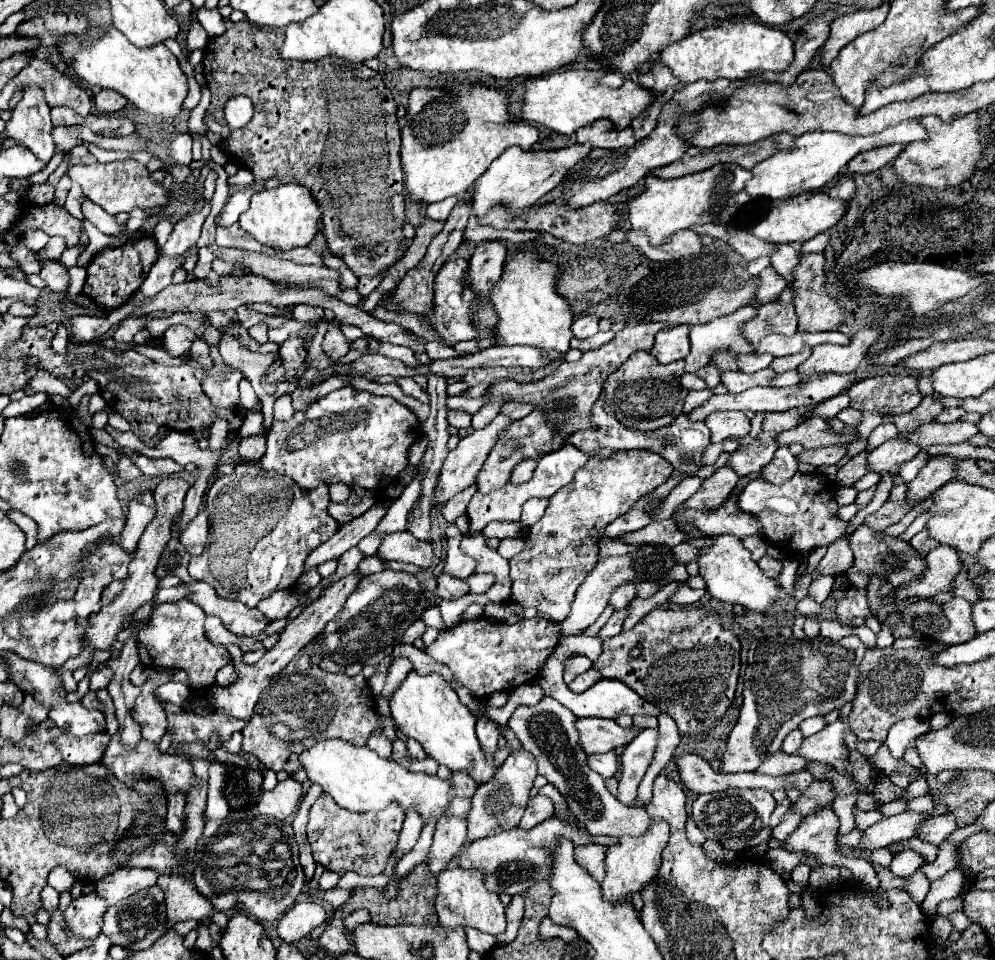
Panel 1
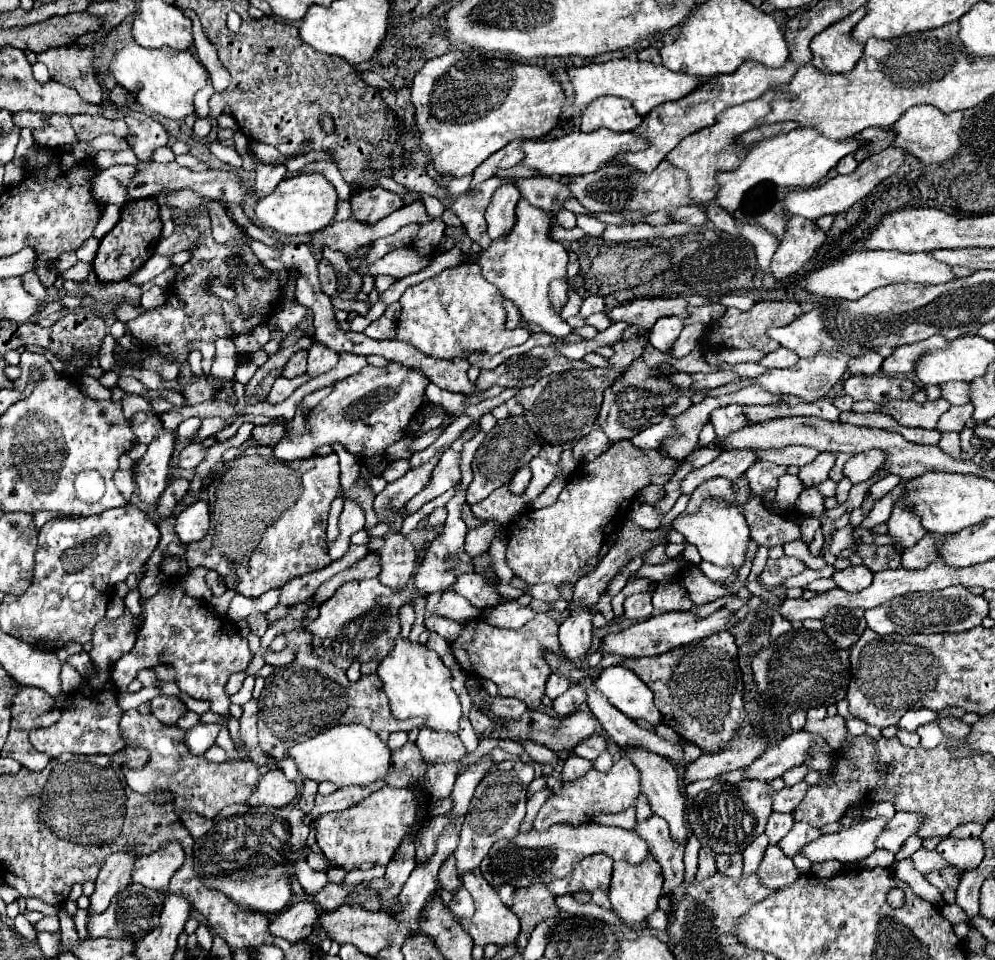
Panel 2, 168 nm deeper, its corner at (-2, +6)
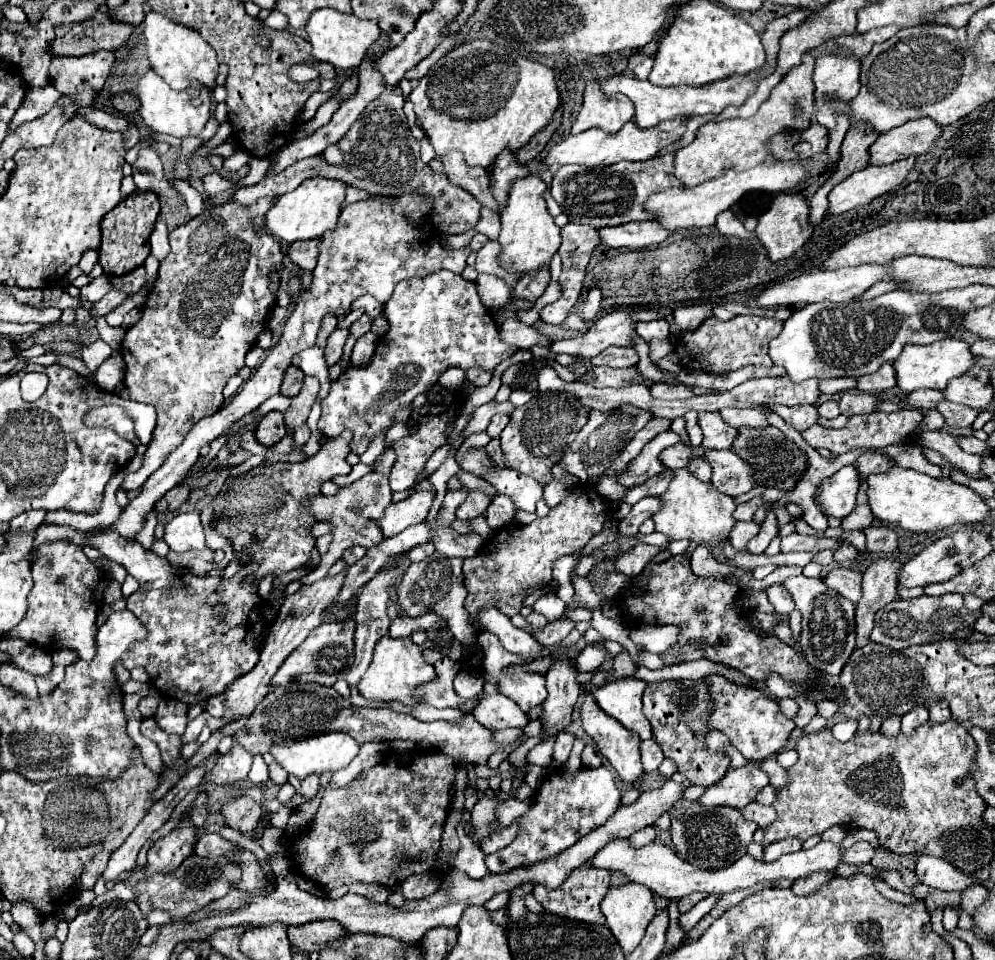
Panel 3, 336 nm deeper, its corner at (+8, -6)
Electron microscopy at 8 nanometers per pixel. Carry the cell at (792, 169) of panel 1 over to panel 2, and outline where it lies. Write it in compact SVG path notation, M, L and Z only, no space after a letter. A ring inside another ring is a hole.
M795 128L787 134L779 134L775 138L763 140L753 146L753 150L747 154L747 158L737 170L717 174L717 182L721 188L719 188L715 202L727 212L735 212L743 200L743 194L761 182L771 182L781 188L809 188L821 178L825 178L825 174L843 156L855 152L863 144L867 144L867 140L851 140L851 142L831 140L813 128Z

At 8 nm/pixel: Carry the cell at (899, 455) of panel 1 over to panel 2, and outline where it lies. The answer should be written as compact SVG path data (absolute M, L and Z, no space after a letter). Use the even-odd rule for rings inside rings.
M867 450L861 454L855 454L843 468L843 474L853 482L865 482L869 480L879 468L883 468L883 462L887 456L883 456L883 450Z

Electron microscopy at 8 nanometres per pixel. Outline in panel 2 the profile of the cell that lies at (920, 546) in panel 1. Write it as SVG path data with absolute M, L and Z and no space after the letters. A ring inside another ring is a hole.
M925 534L925 538L921 538L915 546L907 546L907 550L901 552L901 566L915 570L915 568L925 568L927 564L931 564L935 558L939 556L939 548L933 540L933 534Z

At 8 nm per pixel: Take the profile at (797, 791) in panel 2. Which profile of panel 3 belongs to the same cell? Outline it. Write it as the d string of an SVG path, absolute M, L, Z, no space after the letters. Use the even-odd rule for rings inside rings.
M751 802L751 804L745 806L741 812L745 814L745 818L757 822L759 828L767 828L767 826L777 818L773 806L763 806L763 804L757 804L757 802Z

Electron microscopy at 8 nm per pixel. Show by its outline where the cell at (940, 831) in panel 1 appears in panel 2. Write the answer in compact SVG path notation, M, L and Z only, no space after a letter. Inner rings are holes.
M897 812L893 816L893 820L885 826L883 834L877 838L877 848L885 848L889 852L897 852L903 842L917 834L919 826L923 826L923 816L921 814L915 814L915 812Z

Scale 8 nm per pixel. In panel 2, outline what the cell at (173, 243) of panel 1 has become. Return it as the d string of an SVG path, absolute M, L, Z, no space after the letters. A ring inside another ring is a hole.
M153 254L145 266L141 270L137 270L129 280L135 284L145 284L149 280L153 280L155 276L159 276L163 270L167 270L171 266L171 256L161 256L161 254Z

